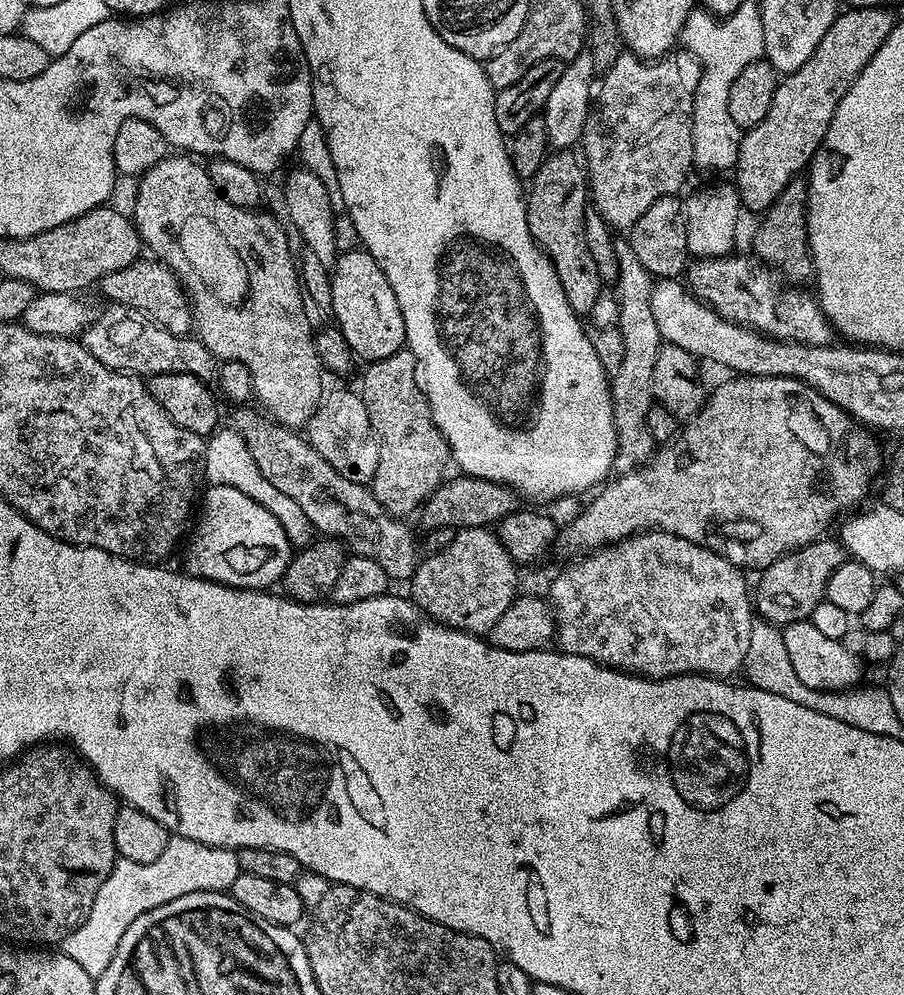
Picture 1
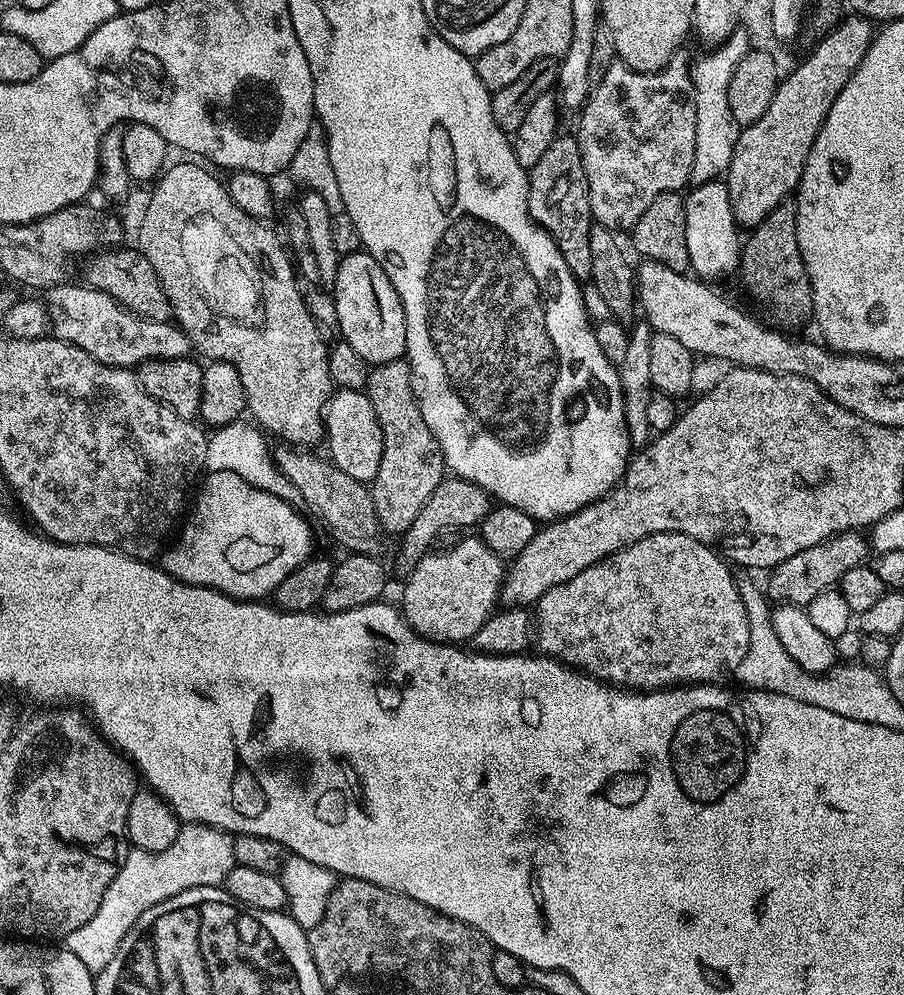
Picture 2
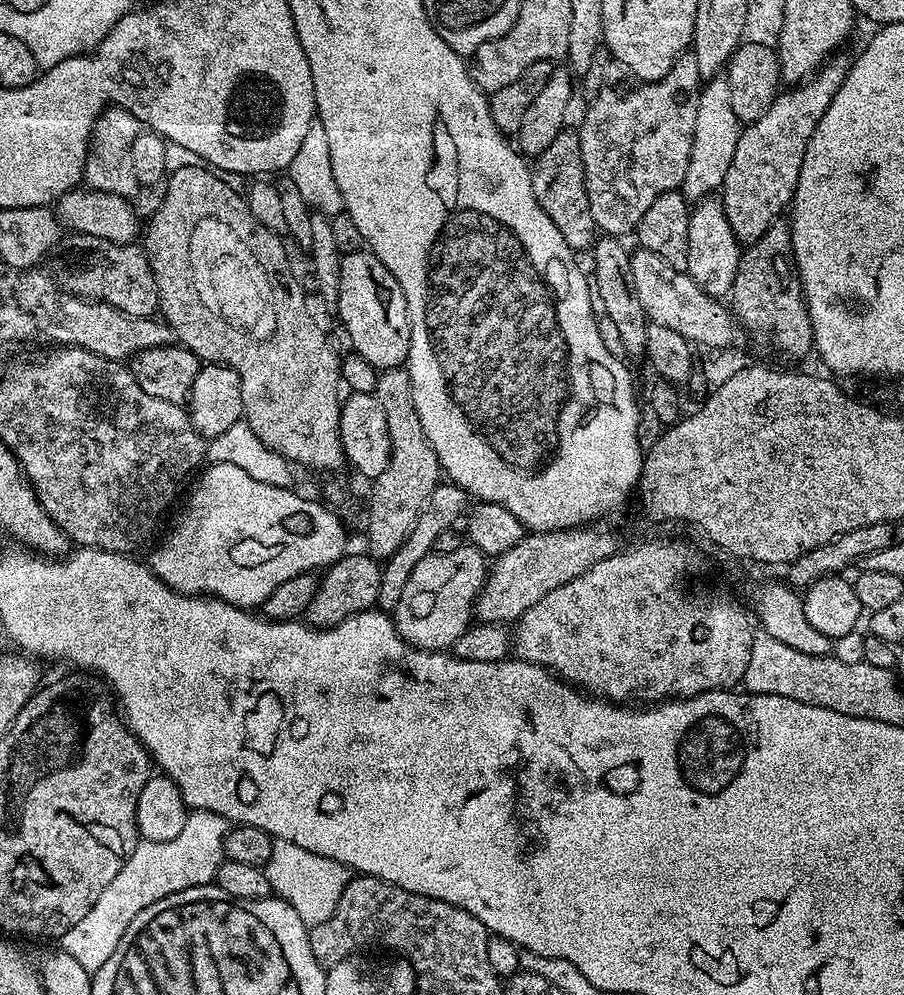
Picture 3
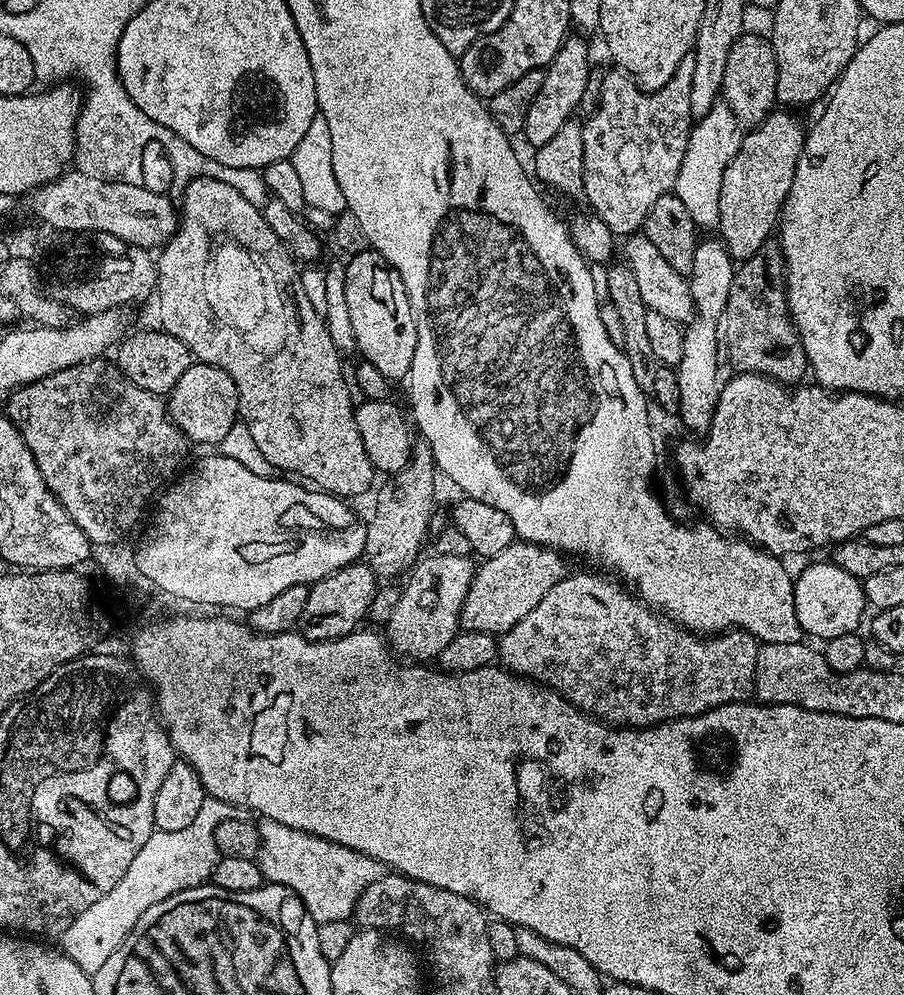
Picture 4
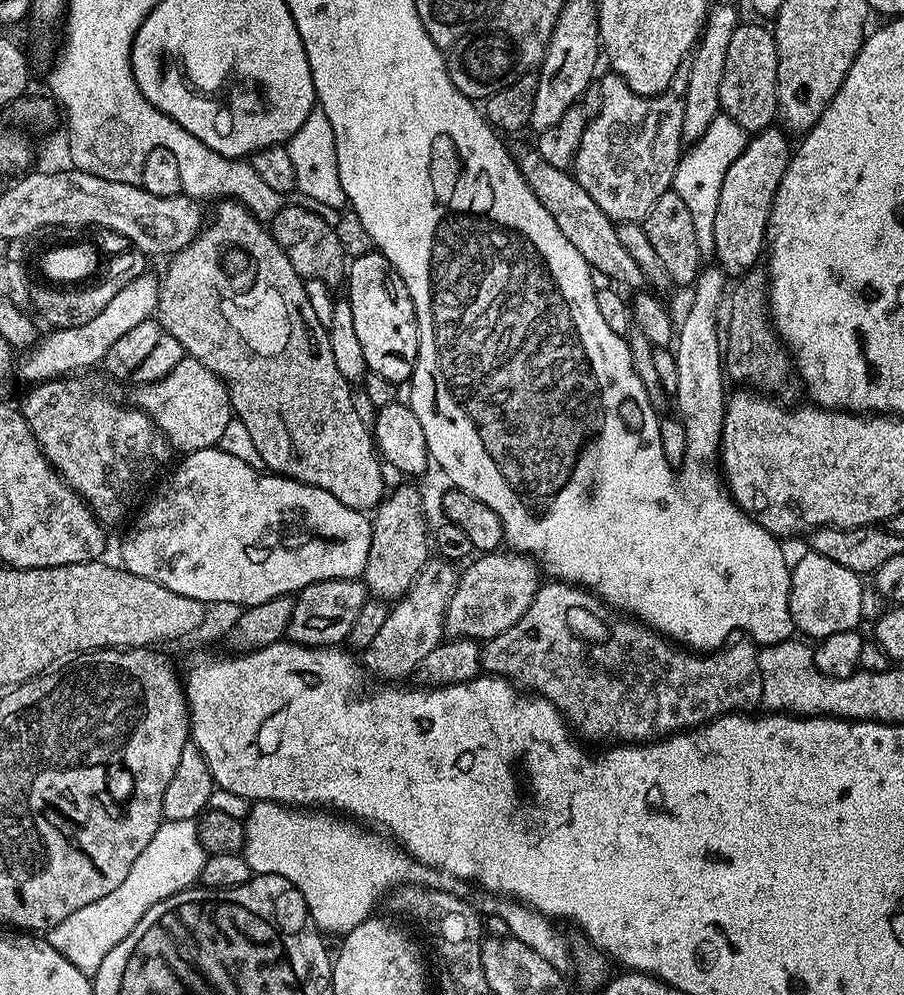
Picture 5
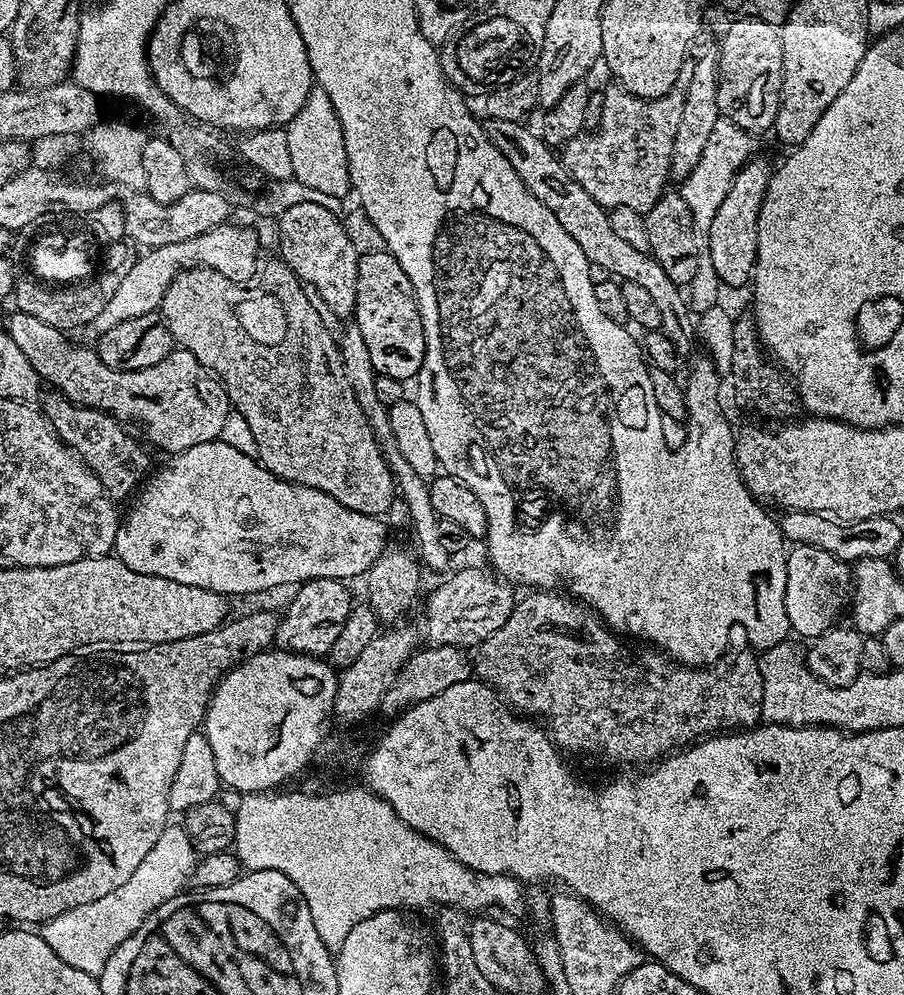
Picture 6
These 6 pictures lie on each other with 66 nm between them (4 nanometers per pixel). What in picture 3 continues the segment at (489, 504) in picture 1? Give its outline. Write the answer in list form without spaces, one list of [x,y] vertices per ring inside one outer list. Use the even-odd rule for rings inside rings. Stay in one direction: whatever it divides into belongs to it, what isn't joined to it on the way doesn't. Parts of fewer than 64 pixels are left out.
[[[451,482],[437,484],[436,489],[430,494],[430,498],[426,498],[426,506],[422,506],[422,510],[418,514],[418,522],[414,522],[414,530],[410,530],[406,542],[392,556],[383,561],[380,569],[382,586],[378,590],[376,599],[376,608],[379,611],[389,614],[395,612],[398,601],[402,598],[402,590],[406,587],[406,582],[409,580],[414,566],[418,566],[418,562],[422,562],[422,558],[430,555],[434,546],[434,538],[438,538],[438,534],[442,534],[442,530],[455,528],[465,519],[469,507],[470,497],[464,489]]]

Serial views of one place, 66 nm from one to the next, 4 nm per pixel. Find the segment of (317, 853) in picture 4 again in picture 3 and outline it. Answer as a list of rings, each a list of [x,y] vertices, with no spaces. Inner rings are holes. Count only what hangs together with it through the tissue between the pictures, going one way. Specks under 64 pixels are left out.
[[[276,840],[273,843],[270,862],[263,869],[273,893],[281,900],[290,902],[290,906],[298,910],[298,918],[309,926],[332,917],[350,879],[350,870],[346,865],[322,858],[310,850],[304,850],[302,846],[294,846],[294,842],[289,840]]]

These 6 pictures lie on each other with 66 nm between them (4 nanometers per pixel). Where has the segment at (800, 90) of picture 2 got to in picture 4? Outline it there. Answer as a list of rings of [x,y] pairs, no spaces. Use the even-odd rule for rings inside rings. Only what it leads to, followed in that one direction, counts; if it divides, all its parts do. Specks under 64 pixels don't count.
[[[788,110],[773,111],[769,119],[744,135],[740,152],[734,154],[730,166],[726,166],[722,198],[718,198],[718,236],[733,261],[758,254],[764,241],[777,231],[780,209],[794,182],[796,159],[802,154],[806,135],[805,125],[800,125],[792,116],[795,115]]]

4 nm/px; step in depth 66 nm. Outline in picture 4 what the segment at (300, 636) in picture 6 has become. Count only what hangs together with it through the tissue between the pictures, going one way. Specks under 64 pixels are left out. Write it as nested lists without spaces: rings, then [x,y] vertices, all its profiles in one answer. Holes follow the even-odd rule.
[[[363,562],[342,566],[342,570],[334,570],[334,574],[309,587],[306,606],[302,610],[298,625],[300,635],[307,640],[333,640],[357,631],[363,625],[360,623],[365,623],[377,587],[378,577]]]

